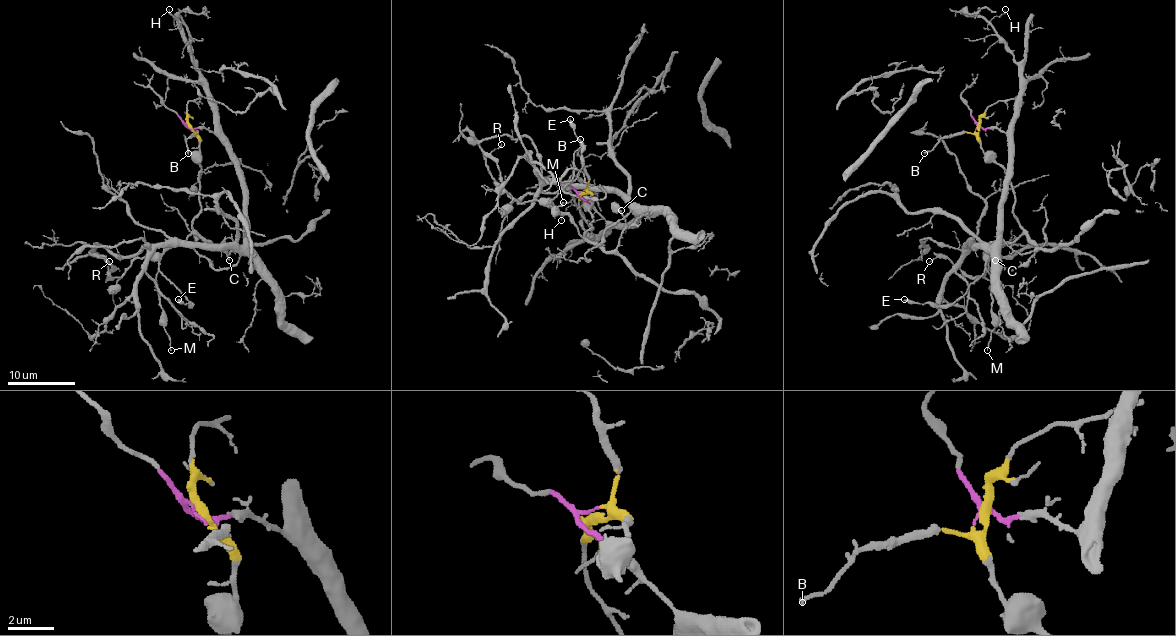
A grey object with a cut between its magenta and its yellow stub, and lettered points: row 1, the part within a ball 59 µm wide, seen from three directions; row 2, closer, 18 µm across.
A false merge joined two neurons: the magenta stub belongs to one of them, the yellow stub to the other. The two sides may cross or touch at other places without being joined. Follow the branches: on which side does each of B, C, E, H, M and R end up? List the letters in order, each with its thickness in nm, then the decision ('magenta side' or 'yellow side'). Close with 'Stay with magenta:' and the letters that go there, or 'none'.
B: 160 nm thick; yellow side
C: 130 nm thick; yellow side
E: 340 nm thick; yellow side
H: 80 nm thick; magenta side
M: 100 nm thick; yellow side
R: 110 nm thick; yellow side
Stay with magenta: H

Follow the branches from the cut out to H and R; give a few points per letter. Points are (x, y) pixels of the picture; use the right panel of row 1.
H: (976, 127), (1005, 132), (1019, 94), (1019, 66), (1010, 49), (990, 23), (993, 17), (1000, 17), (1005, 10)
R: (976, 127), (981, 148), (1005, 170), (1022, 233), (985, 257), (981, 277), (939, 257), (929, 262)

